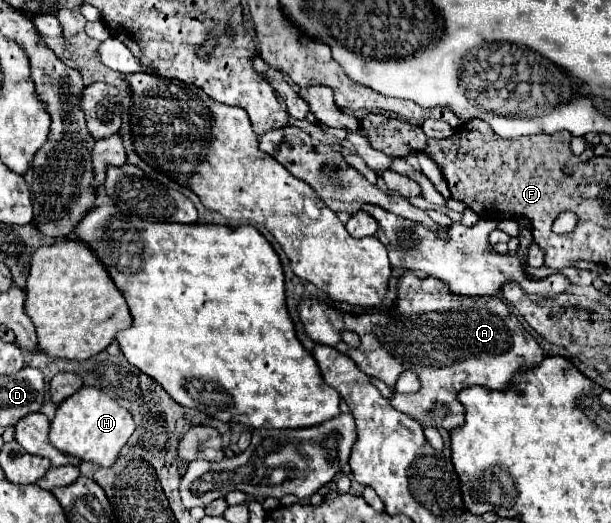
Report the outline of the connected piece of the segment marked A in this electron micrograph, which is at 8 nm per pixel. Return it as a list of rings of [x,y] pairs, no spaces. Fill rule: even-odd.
[[[403,272],[397,278],[397,302],[385,314],[383,310],[349,314],[319,302],[317,298],[301,300],[297,310],[303,330],[313,342],[347,354],[361,372],[385,382],[391,390],[395,388],[401,372],[415,372],[421,382],[419,392],[395,392],[391,404],[395,410],[413,416],[423,426],[437,424],[445,430],[461,426],[463,406],[457,402],[459,390],[473,384],[485,388],[507,388],[517,370],[533,368],[543,360],[543,350],[533,336],[525,330],[511,336],[511,326],[521,326],[521,322],[499,296],[459,296],[453,294],[445,282],[431,276],[419,278],[417,274]],[[343,332],[359,334],[361,346],[351,350],[341,338]],[[437,404],[445,404],[449,414],[441,420],[423,420],[423,414],[429,418],[433,406]]]

